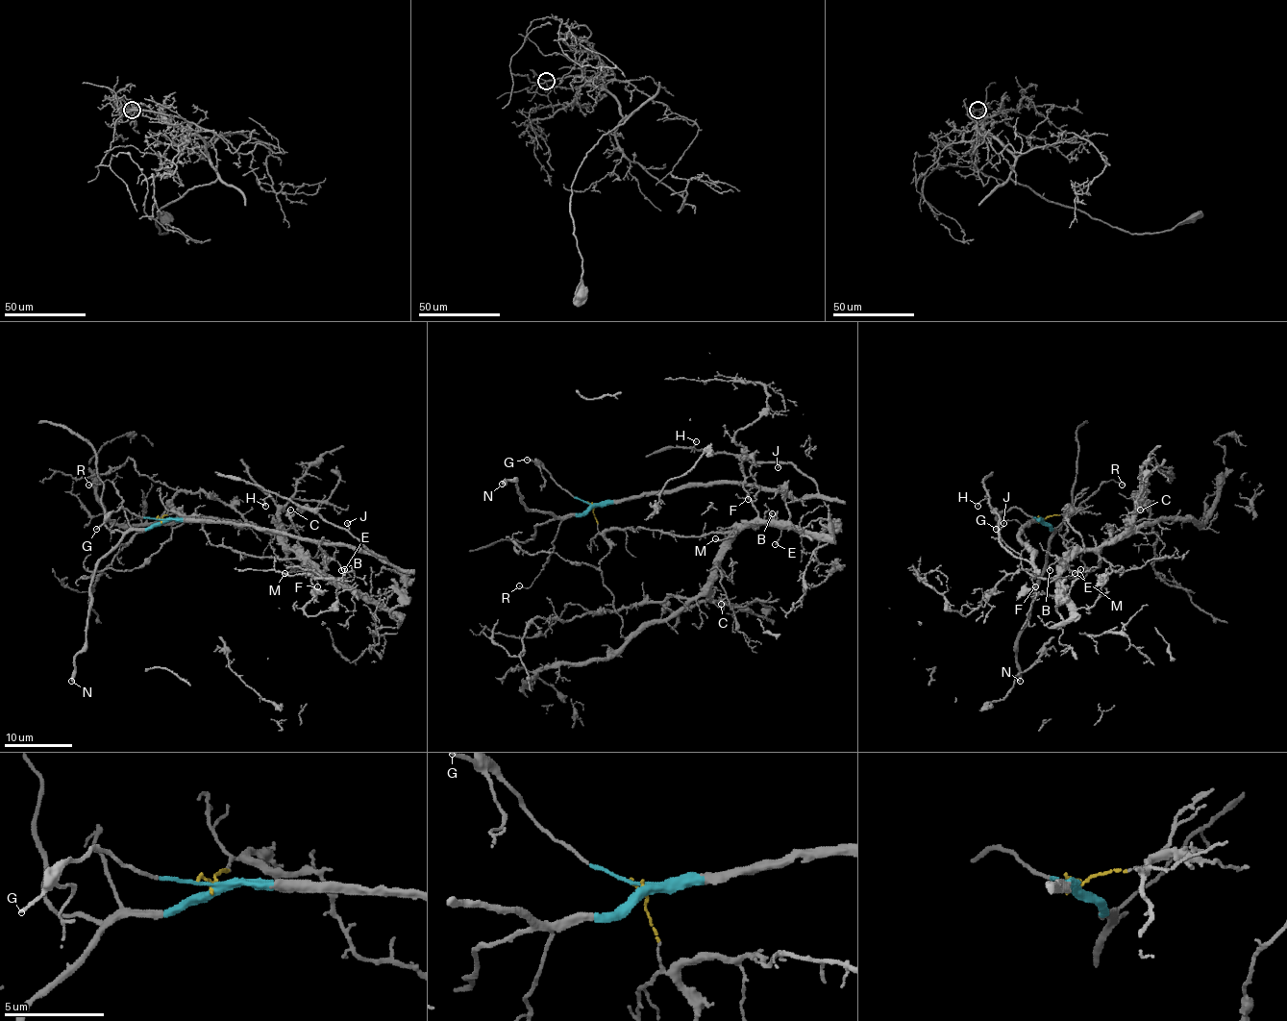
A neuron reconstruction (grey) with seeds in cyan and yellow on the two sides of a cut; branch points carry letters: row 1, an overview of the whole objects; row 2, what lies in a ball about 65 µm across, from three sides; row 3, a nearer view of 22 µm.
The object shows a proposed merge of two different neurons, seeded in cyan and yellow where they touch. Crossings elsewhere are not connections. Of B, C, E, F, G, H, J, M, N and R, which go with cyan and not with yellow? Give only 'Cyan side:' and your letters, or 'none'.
Cyan side: G, H, J, N, R

